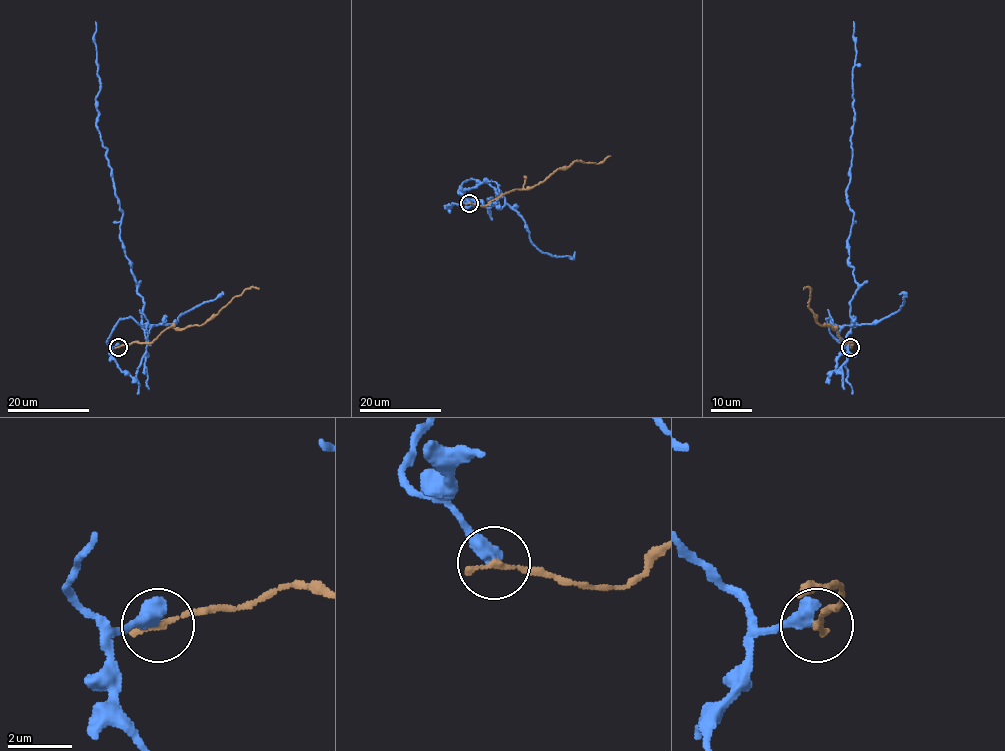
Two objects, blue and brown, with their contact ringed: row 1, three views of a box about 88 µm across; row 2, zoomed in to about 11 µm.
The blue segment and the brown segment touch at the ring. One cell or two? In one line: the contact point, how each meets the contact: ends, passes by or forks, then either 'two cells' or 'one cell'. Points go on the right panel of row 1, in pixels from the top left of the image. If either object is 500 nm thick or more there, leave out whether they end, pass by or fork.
place (850, 347); two cells

